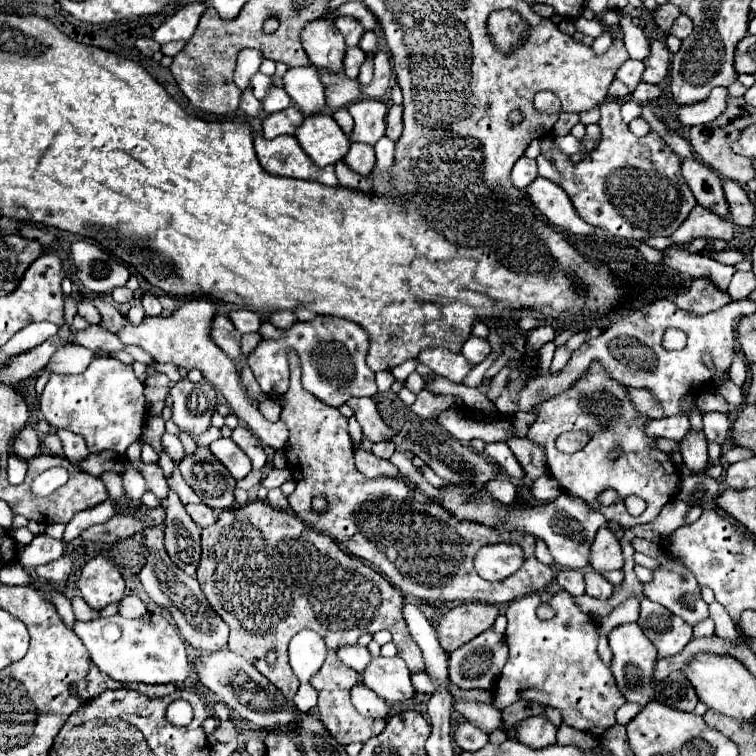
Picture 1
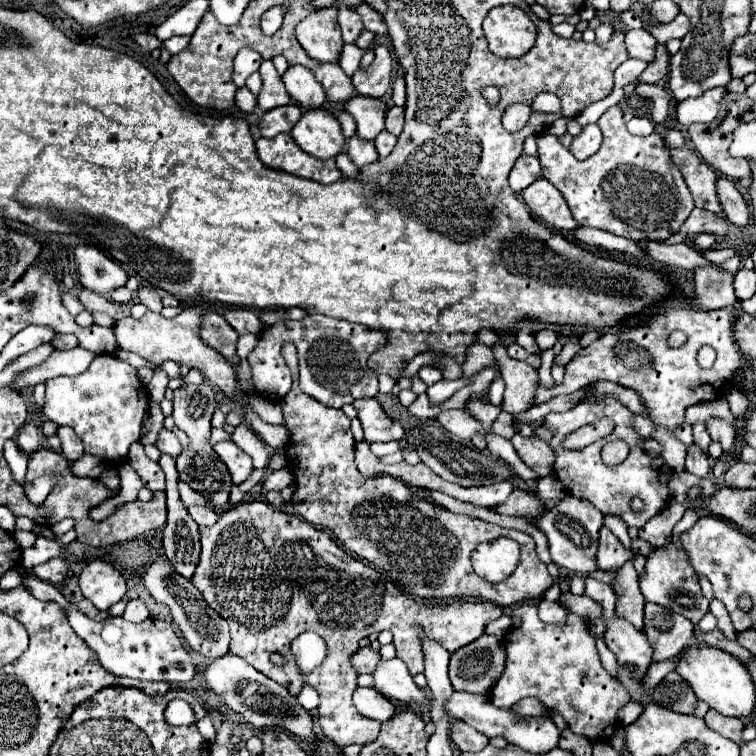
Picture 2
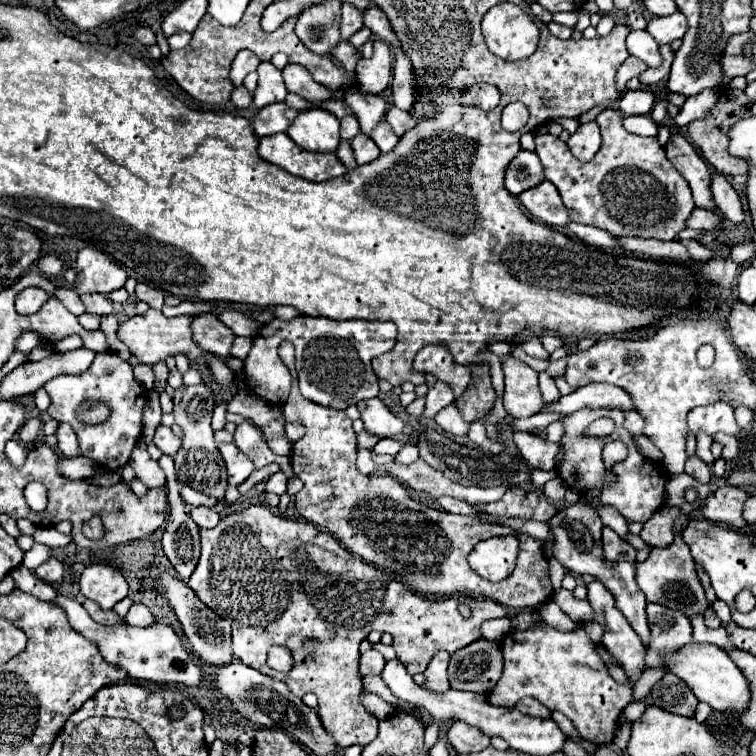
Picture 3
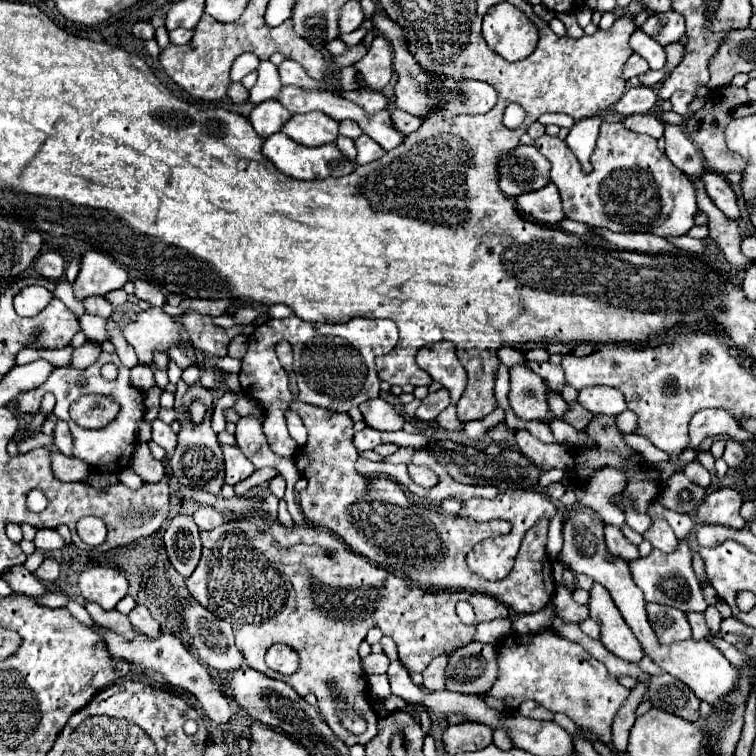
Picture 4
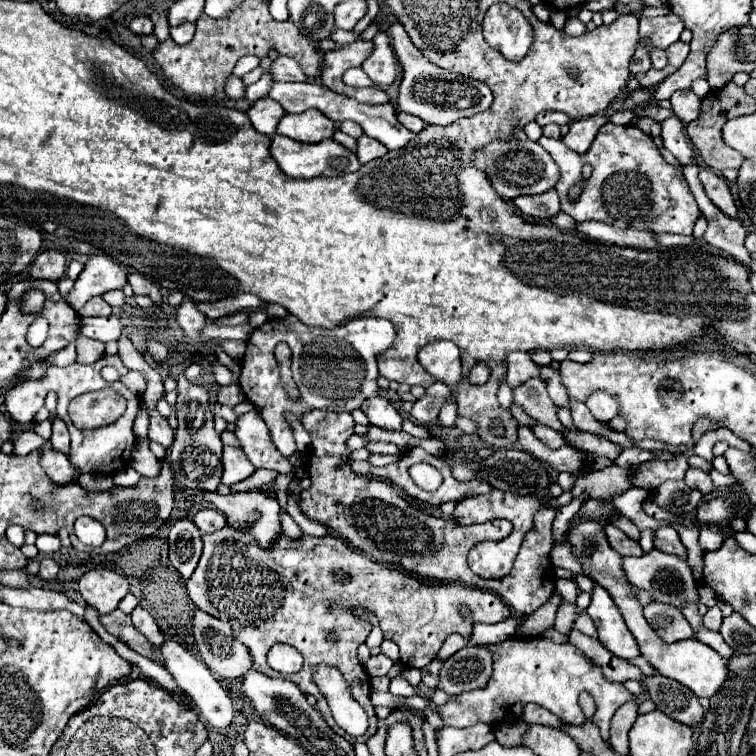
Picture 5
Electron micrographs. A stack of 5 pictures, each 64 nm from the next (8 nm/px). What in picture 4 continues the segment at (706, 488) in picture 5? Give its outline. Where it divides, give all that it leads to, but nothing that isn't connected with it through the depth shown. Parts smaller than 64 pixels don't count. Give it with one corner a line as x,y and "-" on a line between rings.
698,460
688,462
688,464
684,466
684,474
688,476
688,480
692,480
694,484
700,484
700,486
704,486
704,488
708,488
708,486
712,484
710,472
708,472

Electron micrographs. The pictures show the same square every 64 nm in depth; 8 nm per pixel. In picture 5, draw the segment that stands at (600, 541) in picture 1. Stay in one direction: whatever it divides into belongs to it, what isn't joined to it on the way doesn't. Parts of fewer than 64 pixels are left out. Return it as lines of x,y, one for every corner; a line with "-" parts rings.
606,524
606,536
608,536
608,542
612,546
612,550
616,550
620,556
642,556
642,548
638,542
630,540
624,532
620,532
614,524

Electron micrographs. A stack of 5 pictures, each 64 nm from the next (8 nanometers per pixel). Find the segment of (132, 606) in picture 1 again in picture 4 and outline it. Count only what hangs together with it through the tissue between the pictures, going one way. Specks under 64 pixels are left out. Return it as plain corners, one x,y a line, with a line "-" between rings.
136,604
136,606
134,606
134,610
128,614
128,618
130,618
132,626
134,626
136,630
144,632
144,634
156,636
156,632
160,632
158,622
156,622
156,620
150,616
150,612
148,612
148,608
146,608
146,606

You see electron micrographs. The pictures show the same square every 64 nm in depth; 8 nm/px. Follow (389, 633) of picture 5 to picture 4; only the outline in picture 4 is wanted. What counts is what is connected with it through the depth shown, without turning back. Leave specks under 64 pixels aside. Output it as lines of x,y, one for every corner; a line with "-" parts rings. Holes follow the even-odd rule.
258,512
246,514
240,518
234,518
230,522
224,522
220,528
204,530
202,536
202,558
192,576
186,580
188,592
200,600
204,608
214,612
218,618
228,620
230,624
244,624
244,628
260,628
260,668
258,672
280,678
288,682
296,692
300,694
316,694
320,714
324,716
326,724
332,728
332,732
346,744
366,744
372,740
378,732
378,716
374,708
368,702
368,690
362,668
350,668
352,664
360,664
358,646
366,638
366,632
372,626
380,626
386,636
392,636
398,646
398,658
406,666
408,672
424,672
426,666
434,656
440,652
454,652
474,640
476,626
462,624
456,614
456,602
466,600
472,604
476,612
476,622
482,620
496,620
496,618
508,618
508,606
498,602
492,596
486,594
468,594
468,592
426,592
418,588
416,584
408,584
402,578
392,576
384,568
378,568
364,560
362,556
356,556
346,548
342,540
336,536
318,530
316,526
284,526
278,520
268,522
-
272,644
286,644
300,656
300,668
290,674
278,674
270,670
264,664
264,654
-
338,702
344,702
346,706
358,710
366,722
368,728
362,734
352,734
346,730
336,714

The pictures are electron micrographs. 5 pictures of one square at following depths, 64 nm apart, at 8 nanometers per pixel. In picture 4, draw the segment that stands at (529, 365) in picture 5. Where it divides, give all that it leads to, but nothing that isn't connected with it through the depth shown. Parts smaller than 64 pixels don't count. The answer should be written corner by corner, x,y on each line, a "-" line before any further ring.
508,346
498,348
498,350
496,350
496,356
498,356
500,362
504,362
506,366
508,366
508,364
524,364
524,356
522,356
522,352
516,350
516,348
508,348

